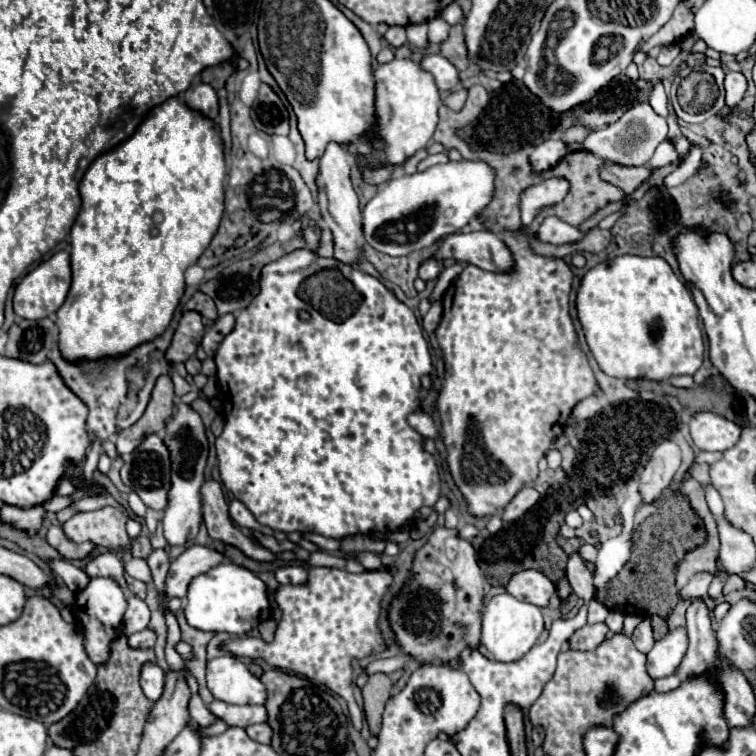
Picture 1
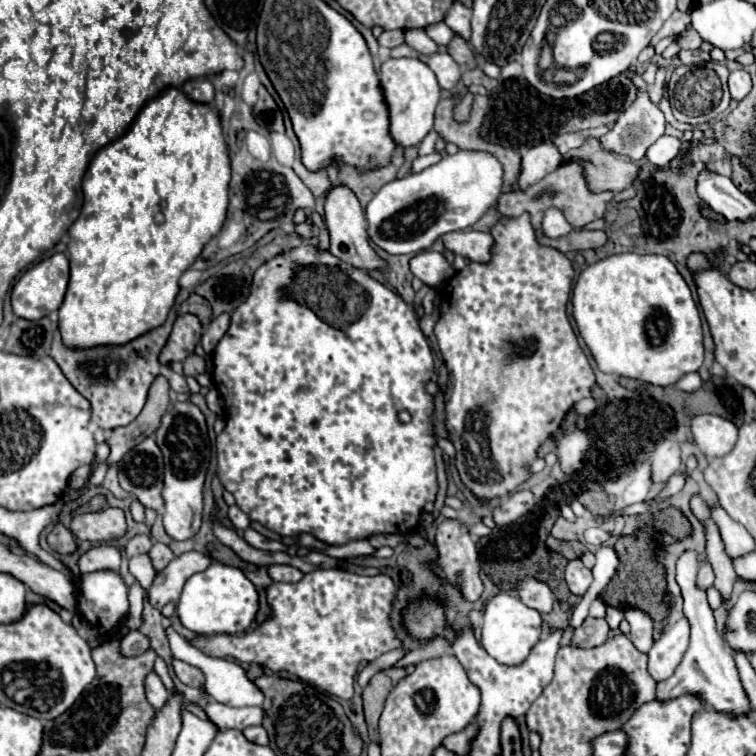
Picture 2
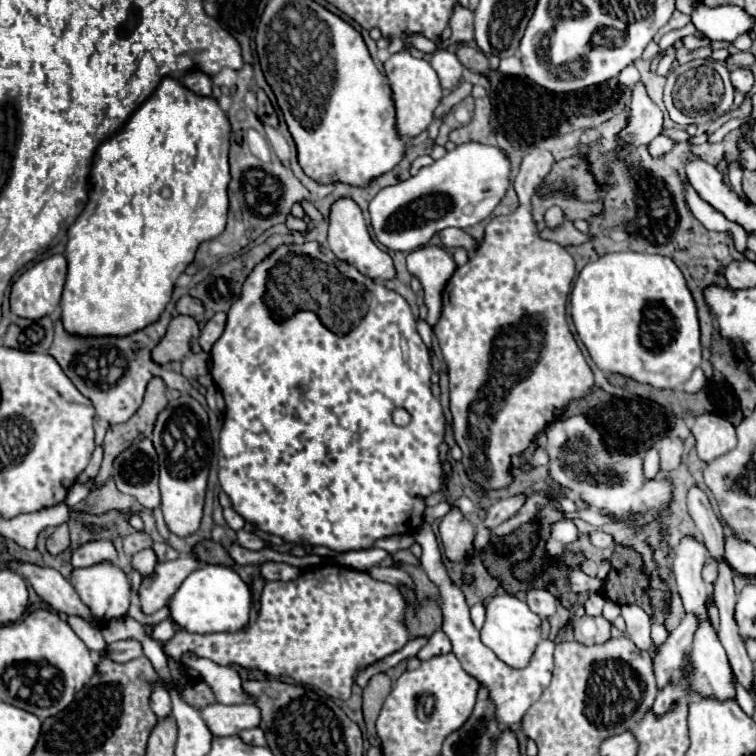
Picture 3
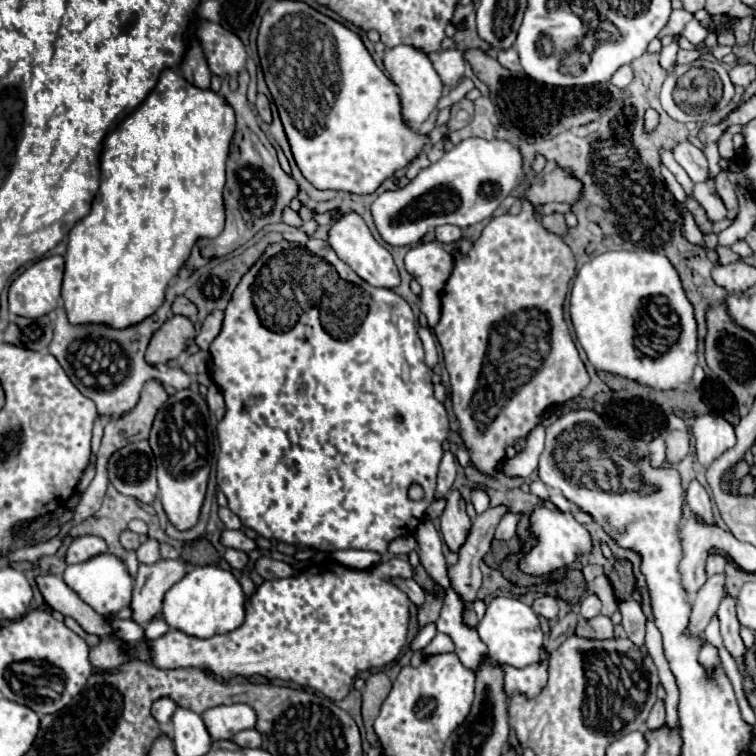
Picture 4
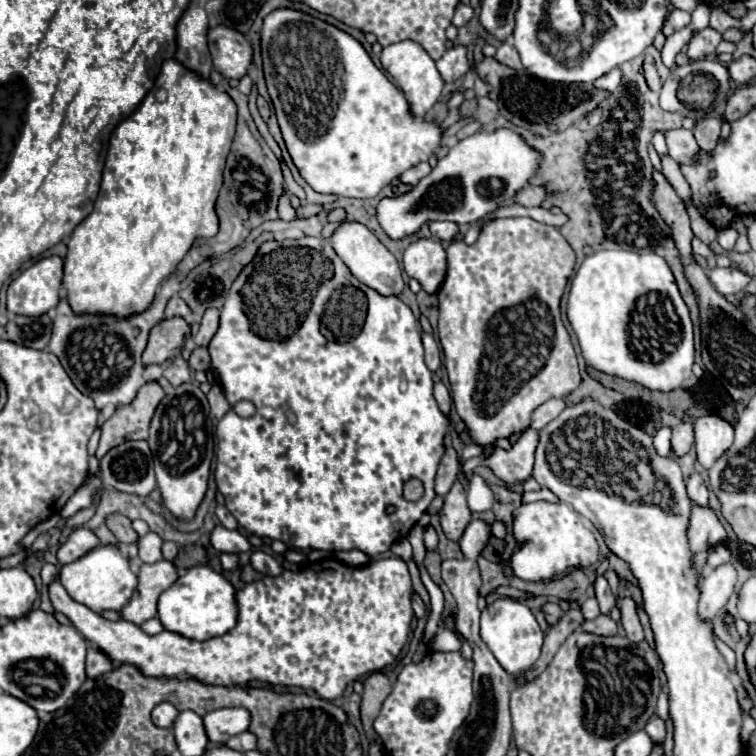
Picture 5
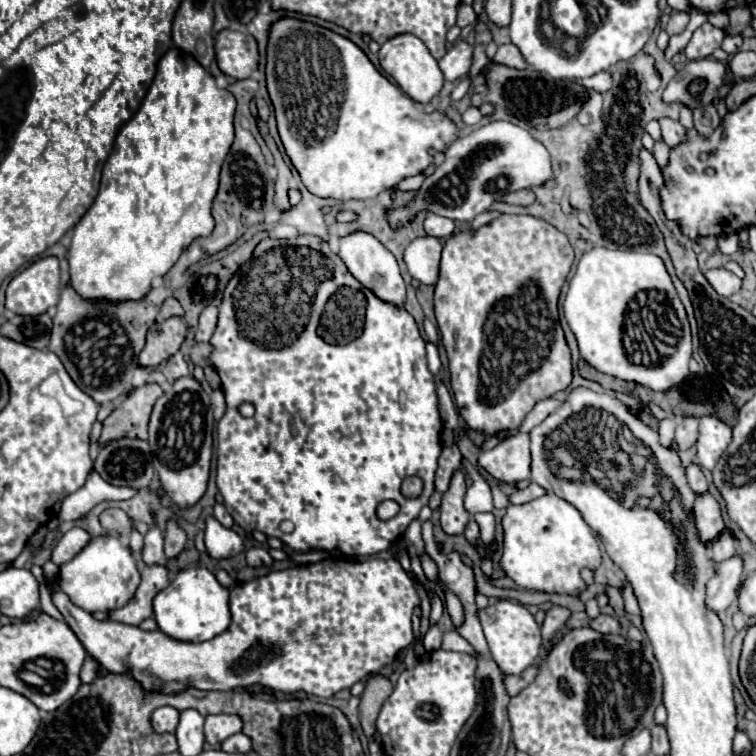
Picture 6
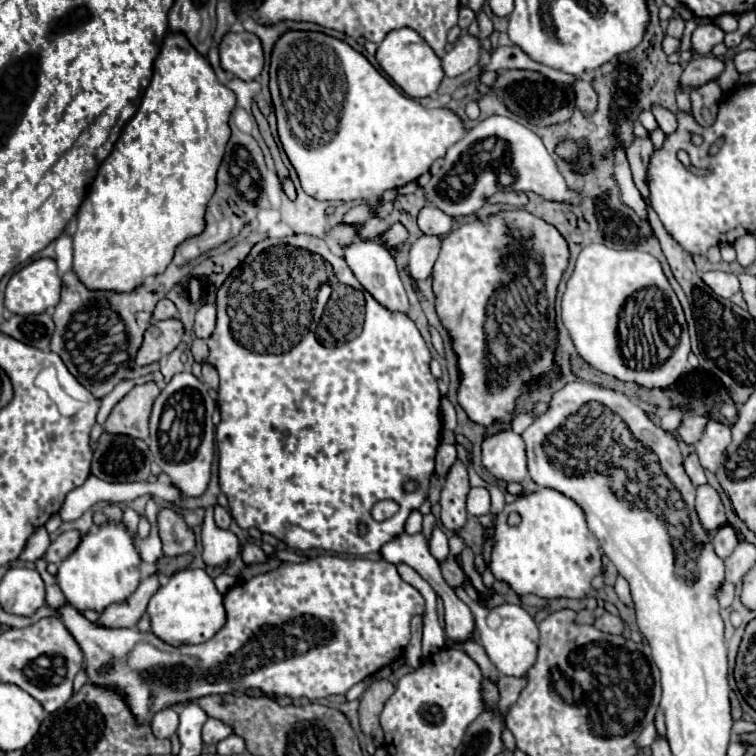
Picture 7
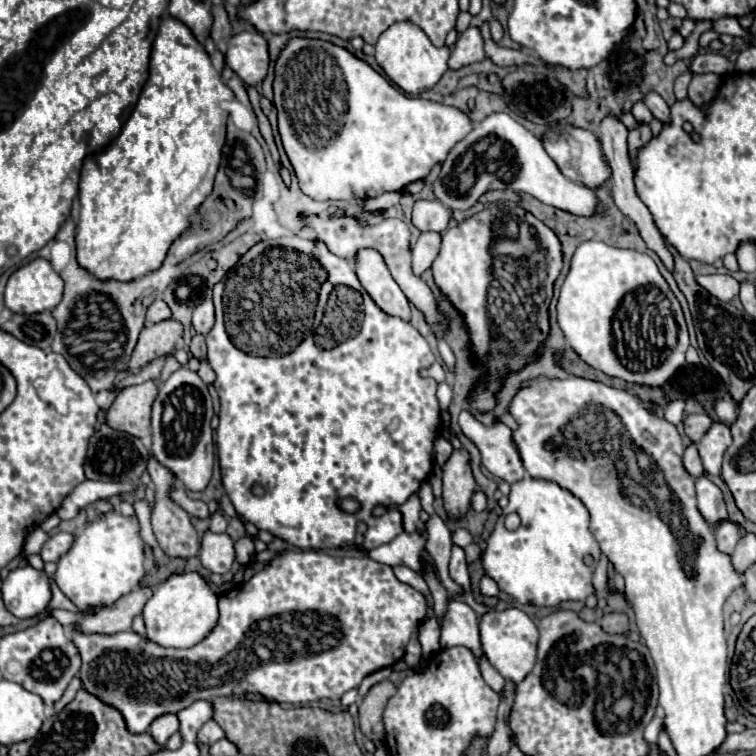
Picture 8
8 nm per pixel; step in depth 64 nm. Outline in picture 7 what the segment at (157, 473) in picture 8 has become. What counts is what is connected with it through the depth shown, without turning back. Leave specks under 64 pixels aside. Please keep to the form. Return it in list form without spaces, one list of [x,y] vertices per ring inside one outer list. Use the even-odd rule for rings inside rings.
[[[162,508],[158,512],[158,536],[162,540],[166,556],[190,554],[196,548],[192,528],[188,528],[184,516],[172,508]]]

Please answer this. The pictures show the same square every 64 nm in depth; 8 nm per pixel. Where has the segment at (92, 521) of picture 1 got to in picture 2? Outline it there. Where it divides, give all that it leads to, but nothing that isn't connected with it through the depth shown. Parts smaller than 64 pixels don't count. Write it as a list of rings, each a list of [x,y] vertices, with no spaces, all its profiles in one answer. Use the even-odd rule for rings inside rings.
[[[110,508],[100,514],[78,514],[74,516],[70,530],[80,540],[112,542],[126,532],[124,512],[120,508]]]

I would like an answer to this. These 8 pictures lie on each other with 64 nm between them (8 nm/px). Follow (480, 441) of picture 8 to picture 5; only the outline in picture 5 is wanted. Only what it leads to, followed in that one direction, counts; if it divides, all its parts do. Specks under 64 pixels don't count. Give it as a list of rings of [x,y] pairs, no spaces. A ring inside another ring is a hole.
[[[528,428],[510,446],[510,450],[494,448],[492,454],[472,458],[470,462],[474,466],[486,466],[486,468],[490,468],[494,472],[494,476],[498,476],[500,480],[504,480],[506,484],[524,482],[526,478],[532,476],[536,444],[538,444],[538,432],[532,430],[532,428]]]

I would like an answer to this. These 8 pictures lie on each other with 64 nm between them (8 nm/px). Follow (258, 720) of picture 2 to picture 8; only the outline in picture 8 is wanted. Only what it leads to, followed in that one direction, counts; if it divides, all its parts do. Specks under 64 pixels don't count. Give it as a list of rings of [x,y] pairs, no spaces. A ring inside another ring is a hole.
[[[214,720],[206,722],[198,732],[198,742],[202,742],[202,744],[214,744],[220,738],[224,738],[224,730]]]

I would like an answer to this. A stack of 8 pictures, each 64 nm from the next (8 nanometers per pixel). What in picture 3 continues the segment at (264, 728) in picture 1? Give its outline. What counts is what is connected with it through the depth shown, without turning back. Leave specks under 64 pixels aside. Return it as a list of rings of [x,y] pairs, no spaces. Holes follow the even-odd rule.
[[[250,728],[250,730],[244,730],[238,734],[240,740],[244,740],[246,744],[252,744],[252,746],[266,746],[266,738],[264,738],[264,730],[262,728]]]

